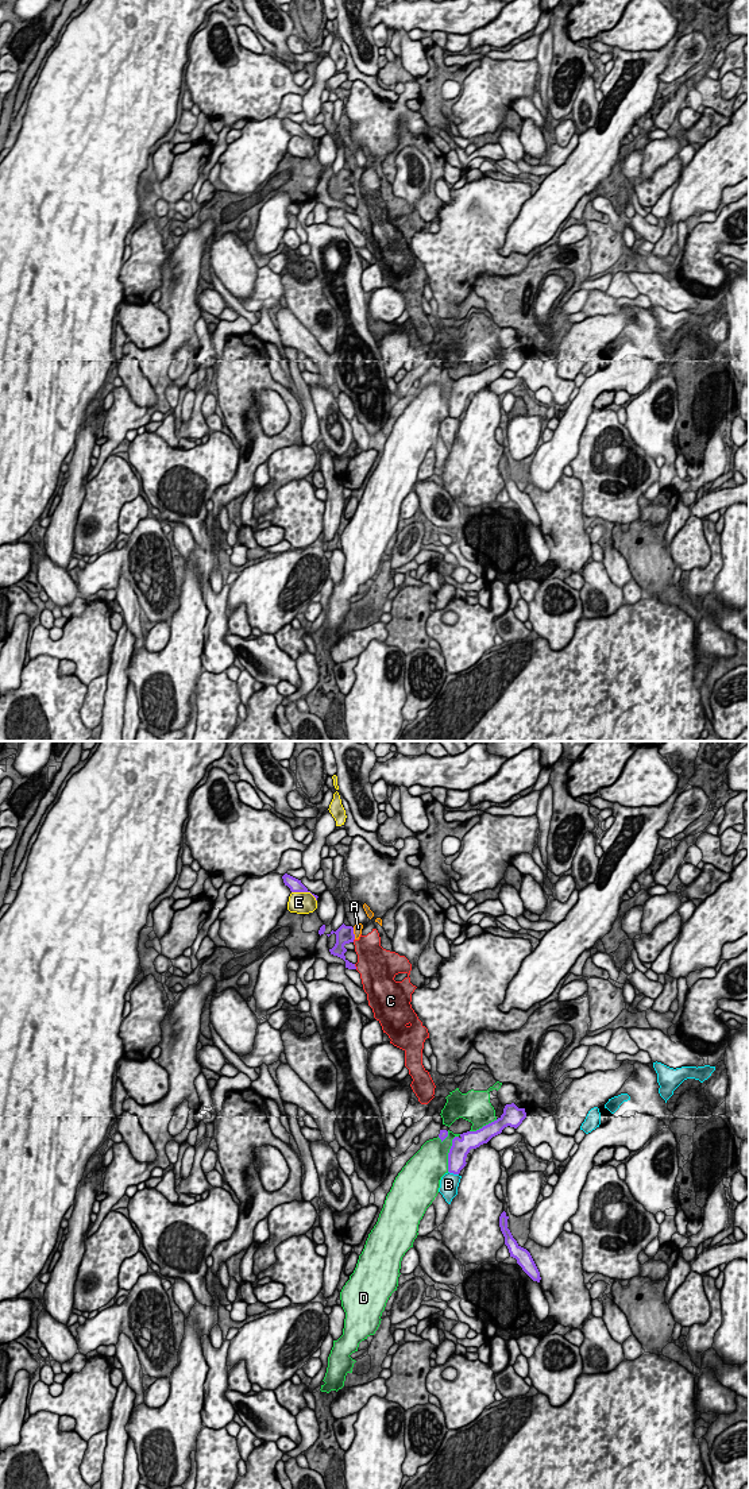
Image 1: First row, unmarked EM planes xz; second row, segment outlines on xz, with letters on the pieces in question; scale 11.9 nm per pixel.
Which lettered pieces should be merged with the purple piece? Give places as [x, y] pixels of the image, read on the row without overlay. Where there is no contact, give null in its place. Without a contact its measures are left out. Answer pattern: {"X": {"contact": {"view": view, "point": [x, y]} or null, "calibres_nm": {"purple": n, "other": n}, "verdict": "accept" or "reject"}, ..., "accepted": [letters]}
{"A": {"contact": {"view": "xz", "point": [352, 177]}, "calibres_nm": {"purple": 220, "other": 100}, "verdict": "reject"}, "B": {"contact": {"view": "xz", "point": [454, 417]}, "calibres_nm": {"purple": 220, "other": 220}, "verdict": "reject"}, "C": {"contact": {"view": "xz", "point": [355, 211]}, "calibres_nm": {"purple": 100, "other": 420}, "verdict": "reject"}, "D": {"contact": {"view": "xz", "point": [450, 396]}, "calibres_nm": {"purple": 220, "other": 380}, "verdict": "reject"}, "E": {"contact": {"view": "xz", "point": [305, 135]}, "calibres_nm": {"purple": 160, "other": 260}, "verdict": "reject"}, "accepted": []}

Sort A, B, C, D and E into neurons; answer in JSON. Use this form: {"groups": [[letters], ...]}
{"groups": [["A", "C"], ["B"], ["D"], ["E"]]}

